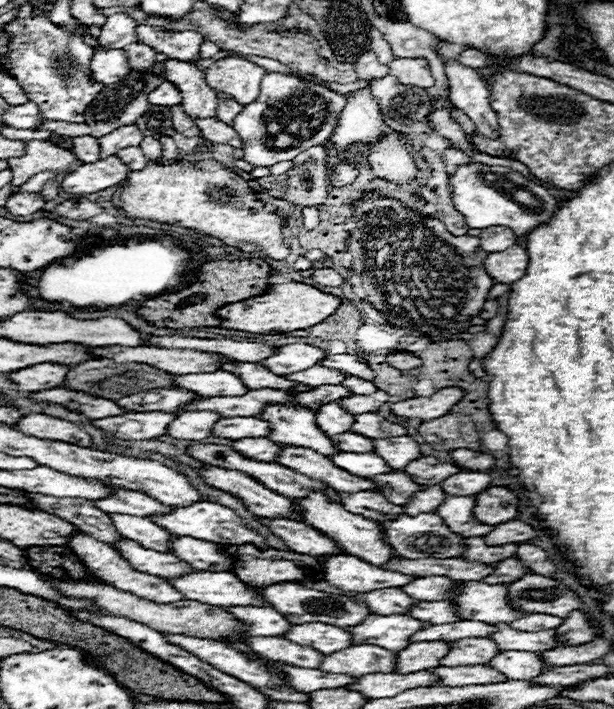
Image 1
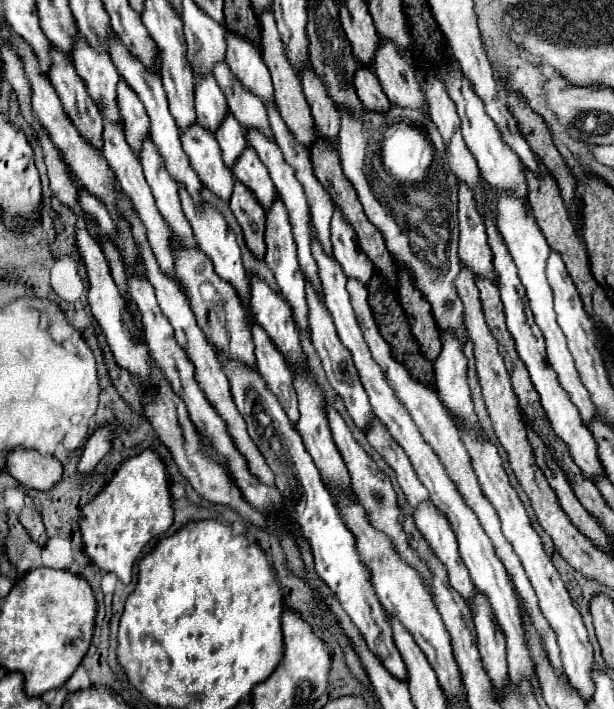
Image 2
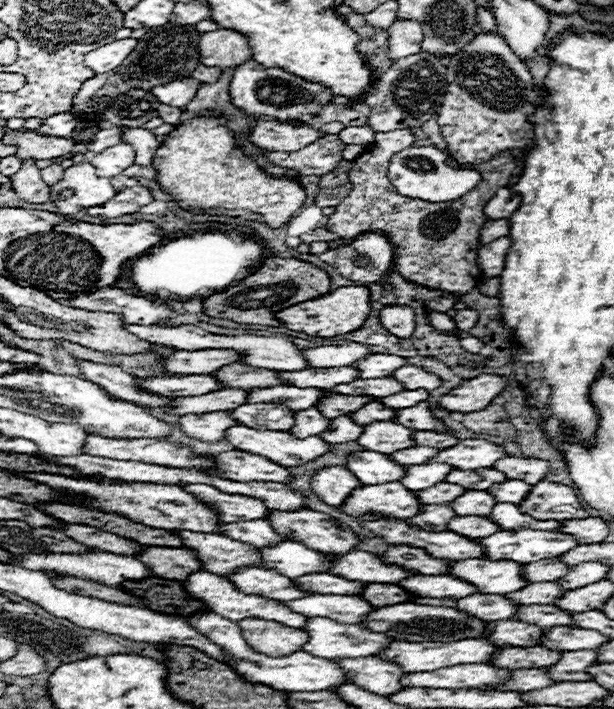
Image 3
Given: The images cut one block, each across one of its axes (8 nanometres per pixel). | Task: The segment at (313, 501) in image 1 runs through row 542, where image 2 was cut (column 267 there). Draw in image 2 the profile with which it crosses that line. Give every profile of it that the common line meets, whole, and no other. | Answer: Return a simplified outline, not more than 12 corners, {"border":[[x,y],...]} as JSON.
{"border":[[254,324],[258,372],[296,424],[294,378],[264,330]]}

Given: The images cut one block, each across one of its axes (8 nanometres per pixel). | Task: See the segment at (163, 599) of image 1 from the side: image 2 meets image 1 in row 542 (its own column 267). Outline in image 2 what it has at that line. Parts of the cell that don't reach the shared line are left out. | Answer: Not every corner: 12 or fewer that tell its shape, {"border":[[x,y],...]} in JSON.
{"border":[[228,32],[226,64],[246,90],[276,106],[260,52]]}

